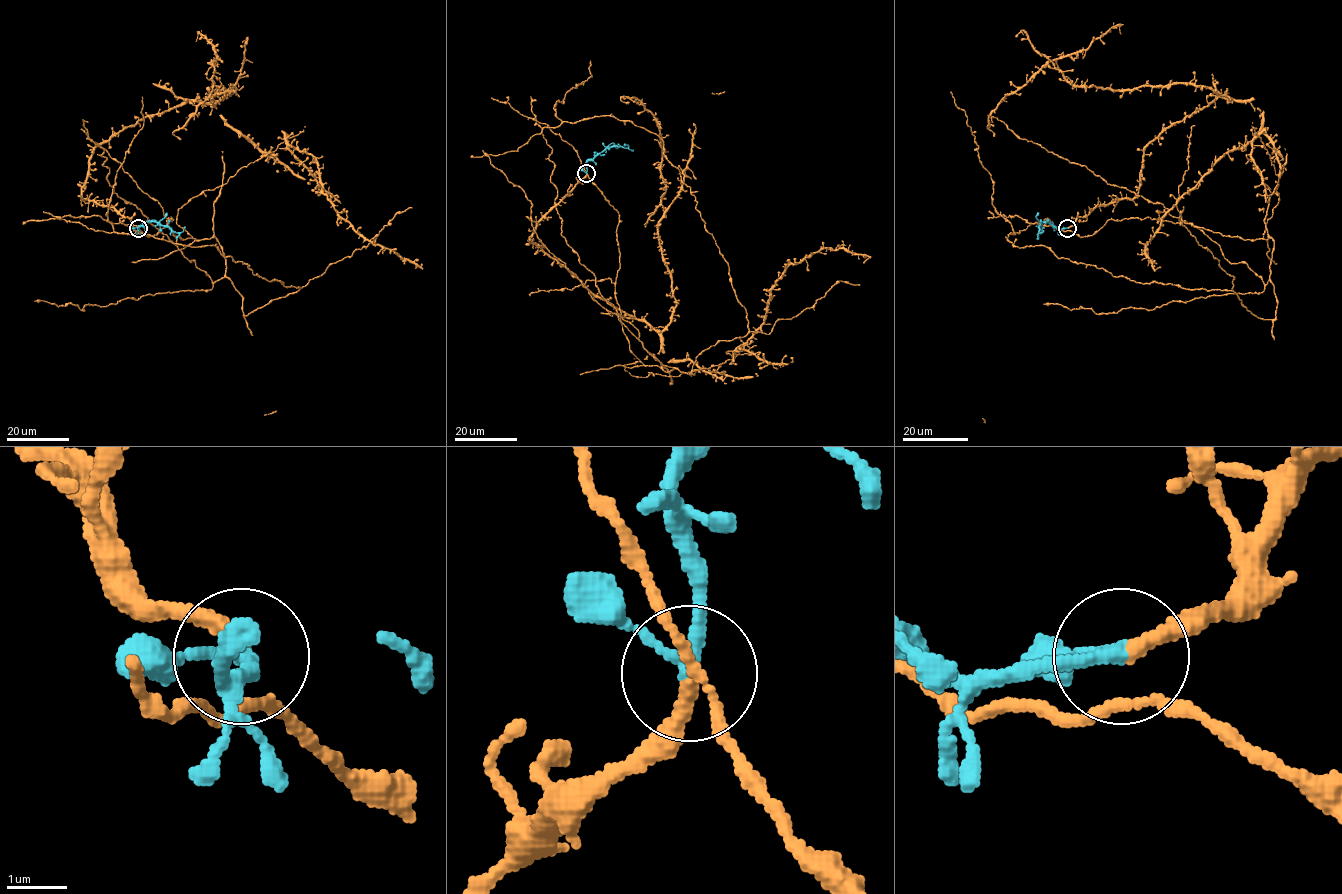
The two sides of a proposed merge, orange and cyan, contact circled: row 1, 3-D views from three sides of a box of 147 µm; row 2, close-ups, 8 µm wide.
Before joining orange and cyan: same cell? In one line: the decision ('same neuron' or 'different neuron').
same neuron

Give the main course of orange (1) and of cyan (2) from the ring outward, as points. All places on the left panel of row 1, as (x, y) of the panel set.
1: (138, 227), (215, 238), (245, 316), (301, 288), (215, 245), (114, 231), (142, 97)
2: (138, 227), (155, 221), (179, 232), (176, 238)

